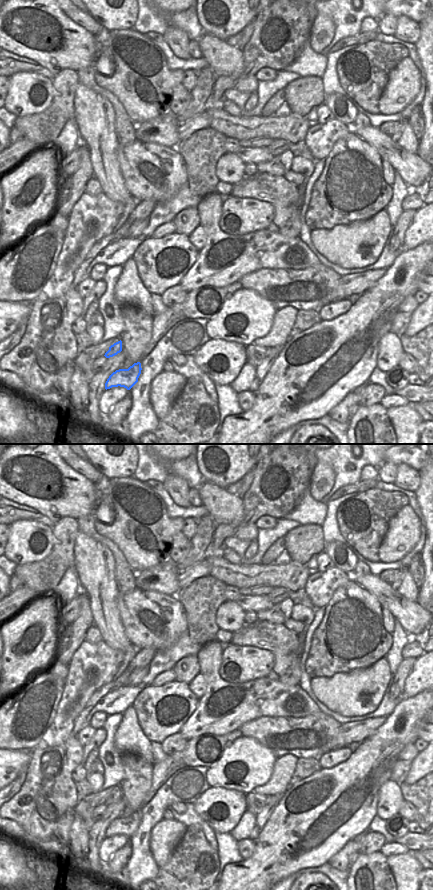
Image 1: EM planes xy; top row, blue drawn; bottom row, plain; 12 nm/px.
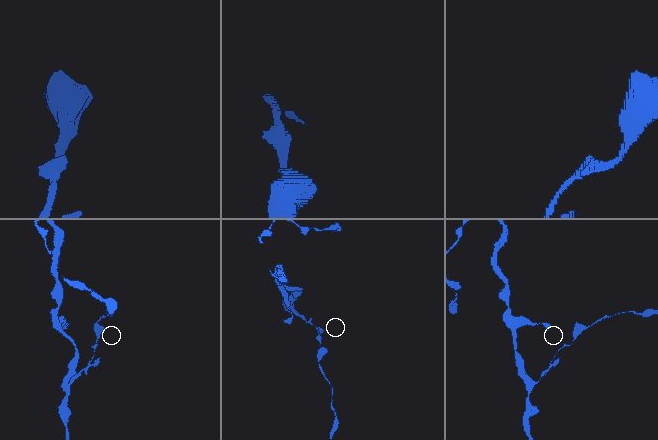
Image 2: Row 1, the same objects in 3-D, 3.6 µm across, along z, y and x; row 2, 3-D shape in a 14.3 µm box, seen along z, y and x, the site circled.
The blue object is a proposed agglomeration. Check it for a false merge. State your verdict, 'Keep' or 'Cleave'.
Cleave.

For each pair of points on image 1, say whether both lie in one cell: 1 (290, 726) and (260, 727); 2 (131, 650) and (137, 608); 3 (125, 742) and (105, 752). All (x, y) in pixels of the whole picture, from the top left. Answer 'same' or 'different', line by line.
1: same
2: different
3: different

